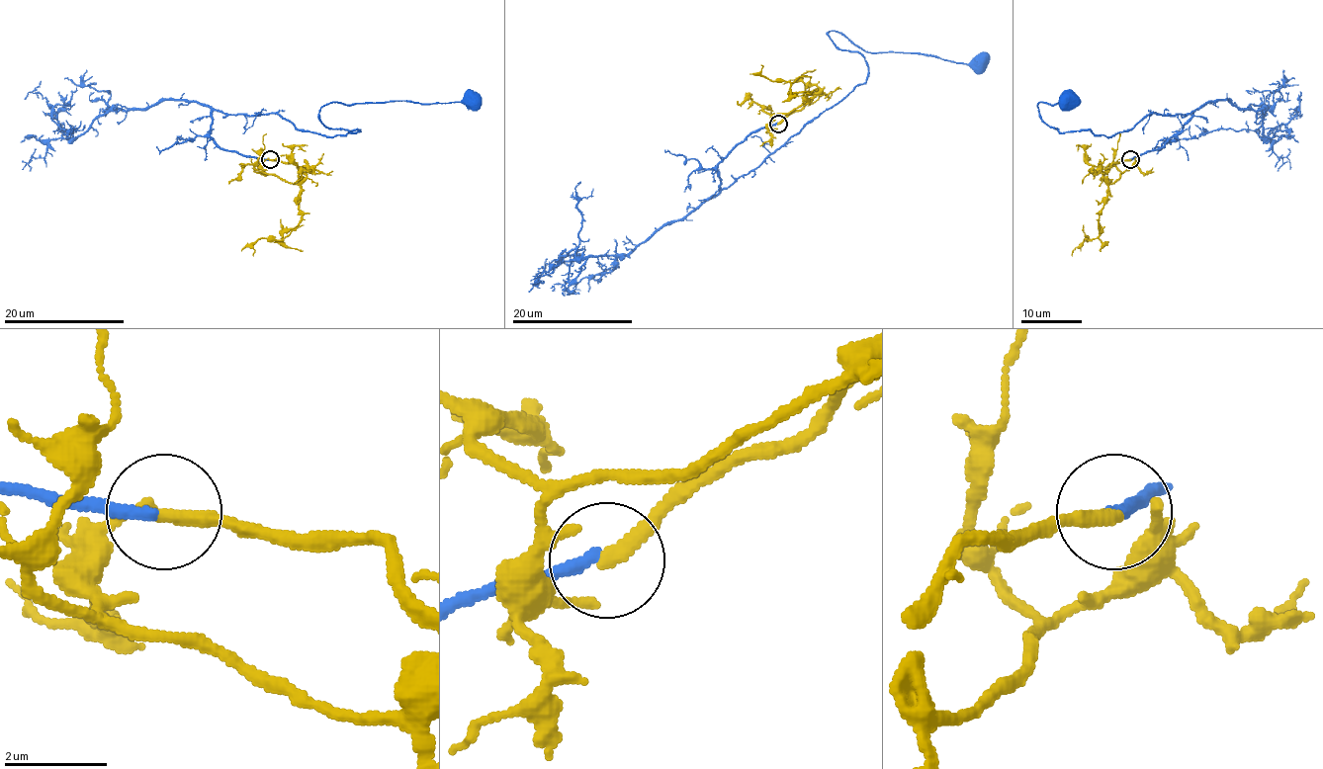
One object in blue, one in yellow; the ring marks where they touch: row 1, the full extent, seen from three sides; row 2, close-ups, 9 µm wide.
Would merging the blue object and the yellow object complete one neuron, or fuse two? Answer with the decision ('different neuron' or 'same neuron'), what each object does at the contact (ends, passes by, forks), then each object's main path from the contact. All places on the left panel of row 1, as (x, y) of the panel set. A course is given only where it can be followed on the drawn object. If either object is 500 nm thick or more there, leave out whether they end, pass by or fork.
same neuron | blue ends | yellow passes by | blue via (269, 159), (222, 150), (213, 111), (326, 136), (359, 130), (320, 120), (336, 102), (471, 102) | yellow via (270, 159), (293, 162), (302, 174), (301, 220), (283, 234), (281, 240), (257, 240), (252, 245), (252, 255)

